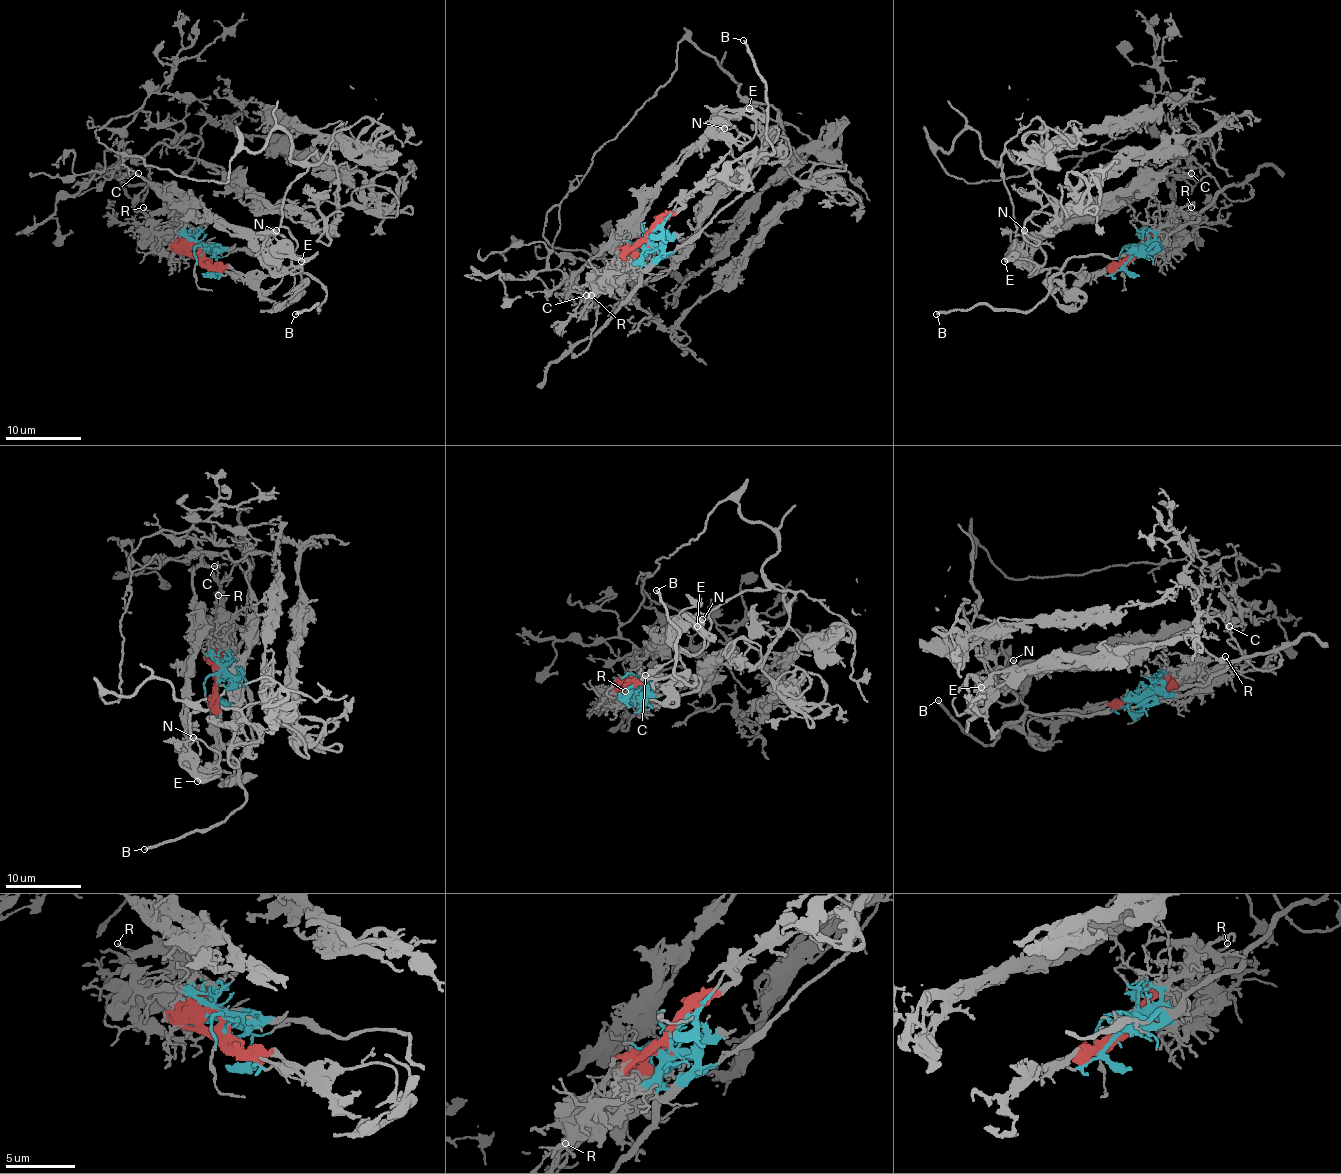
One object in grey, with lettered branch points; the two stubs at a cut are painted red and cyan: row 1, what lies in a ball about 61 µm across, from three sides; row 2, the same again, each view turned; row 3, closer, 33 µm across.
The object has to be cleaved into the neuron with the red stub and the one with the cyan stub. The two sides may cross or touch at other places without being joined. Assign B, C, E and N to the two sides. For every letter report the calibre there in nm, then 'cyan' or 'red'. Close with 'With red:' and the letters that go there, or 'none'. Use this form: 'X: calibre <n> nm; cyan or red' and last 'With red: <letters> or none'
B: calibre 240 nm; cyan
C: calibre 110 nm; red
E: calibre 340 nm; red
N: calibre 170 nm; red
With red: C, E, N

